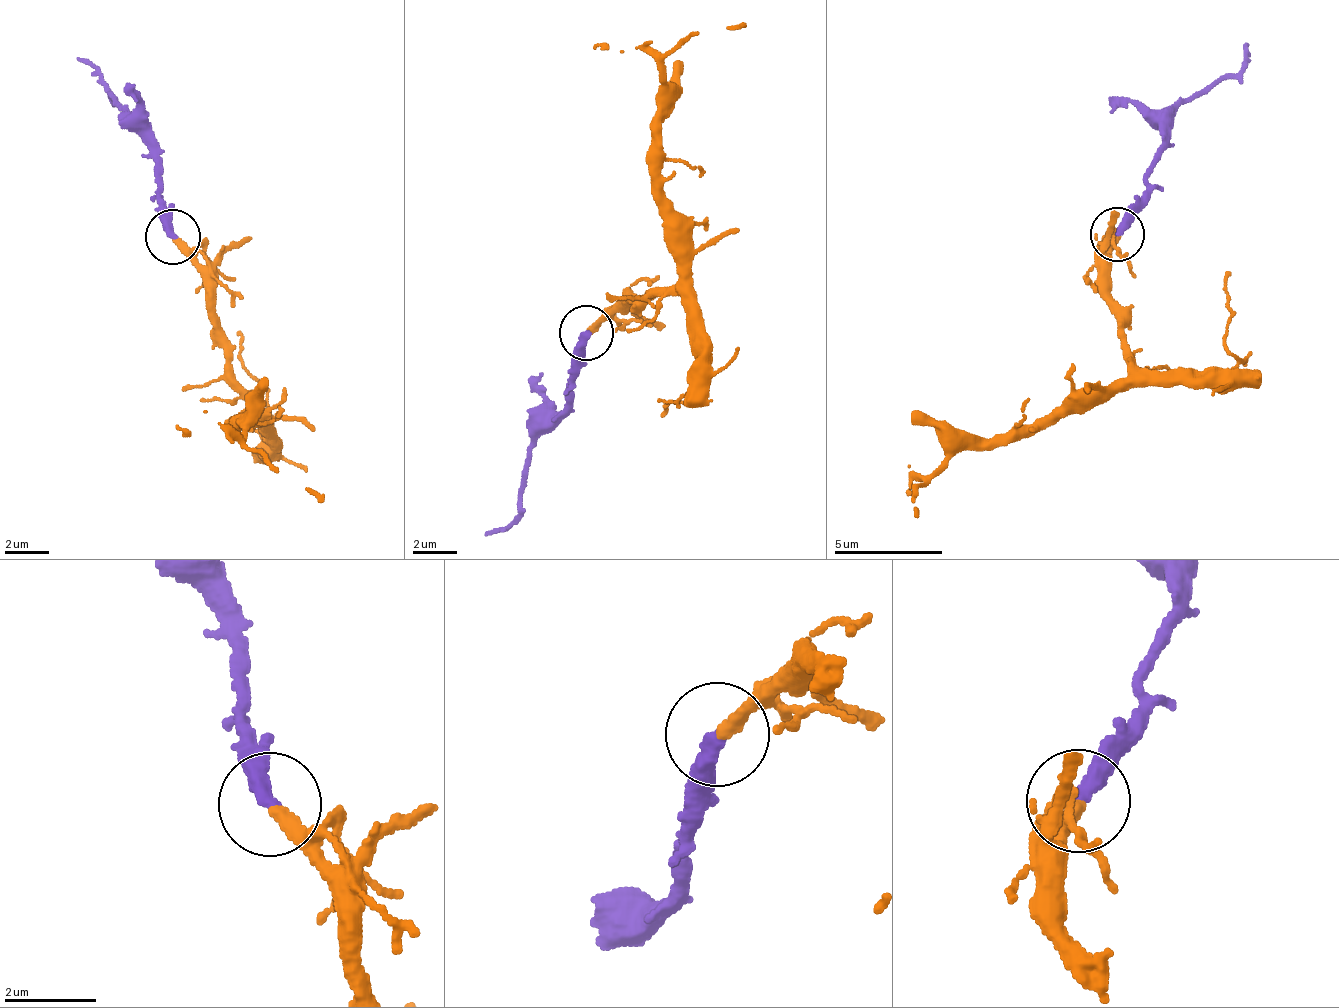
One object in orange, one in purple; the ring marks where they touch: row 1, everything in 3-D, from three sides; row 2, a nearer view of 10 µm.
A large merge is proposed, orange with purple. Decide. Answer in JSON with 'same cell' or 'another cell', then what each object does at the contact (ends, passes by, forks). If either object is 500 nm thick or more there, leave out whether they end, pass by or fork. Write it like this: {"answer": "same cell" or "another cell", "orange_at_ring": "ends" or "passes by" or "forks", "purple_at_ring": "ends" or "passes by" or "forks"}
{"answer": "same cell", "orange_at_ring": "ends", "purple_at_ring": "ends"}

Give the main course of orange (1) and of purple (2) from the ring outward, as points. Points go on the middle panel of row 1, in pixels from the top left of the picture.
1: (588, 330), (618, 306), (680, 280), (675, 223), (660, 190), (665, 59), (694, 35), (744, 25)
2: (587, 332), (586, 358), (574, 371), (558, 418), (529, 454), (522, 511), (486, 535)

